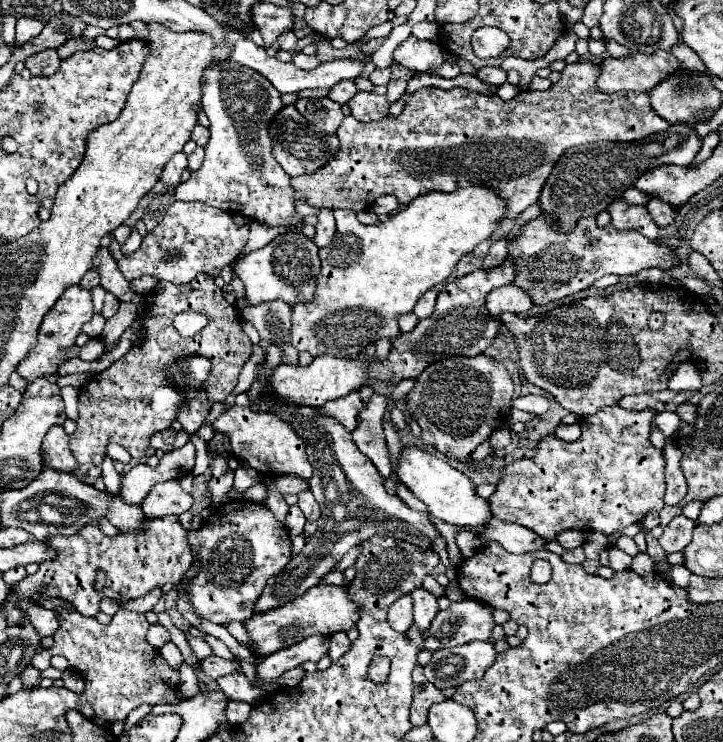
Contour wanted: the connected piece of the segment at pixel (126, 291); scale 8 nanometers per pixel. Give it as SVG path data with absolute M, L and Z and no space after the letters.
M100 248L100 254L96 254L96 262L94 266L98 266L100 270L100 284L112 292L120 302L130 302L134 300L136 292L130 286L130 282L122 276L122 272L118 270L118 264L114 262L114 258L110 256L108 248Z

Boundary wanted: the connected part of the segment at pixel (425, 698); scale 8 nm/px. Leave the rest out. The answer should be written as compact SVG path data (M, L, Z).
M416 664L416 668L414 668L414 700L412 700L412 706L410 706L412 726L424 726L428 708L436 702L446 700L444 692L440 692L434 684L430 684L422 670L424 668L420 664Z

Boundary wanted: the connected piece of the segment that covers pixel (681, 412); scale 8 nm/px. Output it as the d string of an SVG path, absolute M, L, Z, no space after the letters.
M680 404L678 408L676 408L676 414L684 420L684 422L694 422L694 418L696 418L696 406L694 404Z

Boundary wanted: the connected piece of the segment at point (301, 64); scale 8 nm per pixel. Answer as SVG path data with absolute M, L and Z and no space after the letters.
M300 52L300 54L296 54L296 56L292 58L292 64L294 64L296 68L302 68L302 70L310 70L312 66L318 66L320 62L316 60L316 56L304 56L304 54Z

